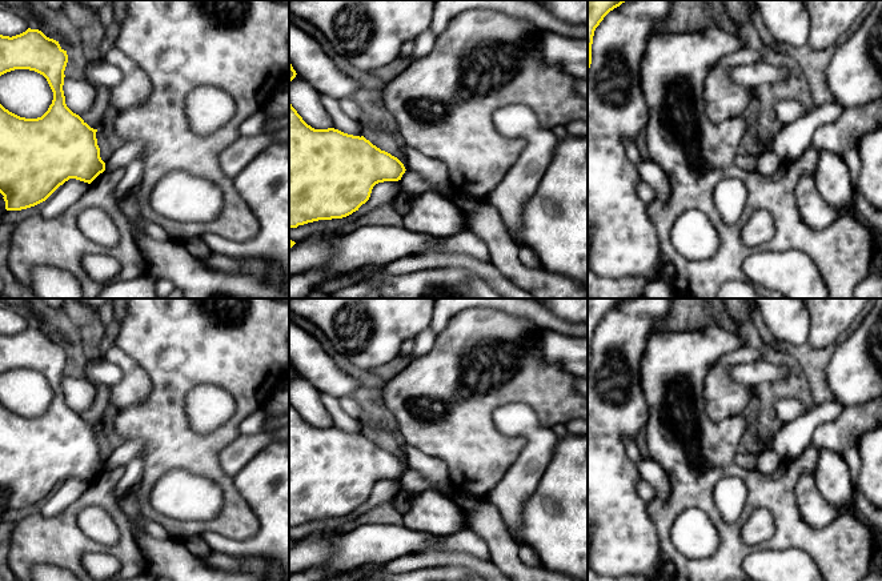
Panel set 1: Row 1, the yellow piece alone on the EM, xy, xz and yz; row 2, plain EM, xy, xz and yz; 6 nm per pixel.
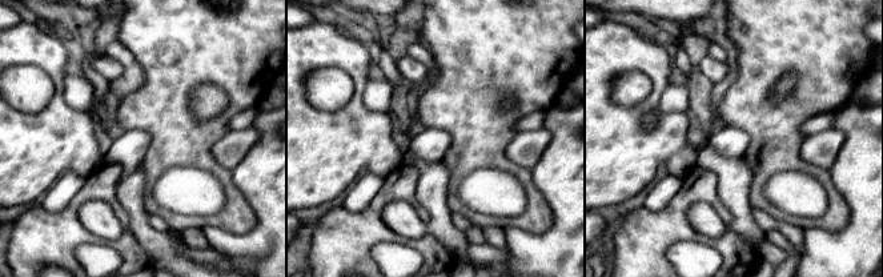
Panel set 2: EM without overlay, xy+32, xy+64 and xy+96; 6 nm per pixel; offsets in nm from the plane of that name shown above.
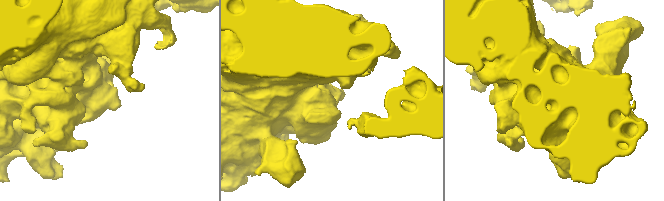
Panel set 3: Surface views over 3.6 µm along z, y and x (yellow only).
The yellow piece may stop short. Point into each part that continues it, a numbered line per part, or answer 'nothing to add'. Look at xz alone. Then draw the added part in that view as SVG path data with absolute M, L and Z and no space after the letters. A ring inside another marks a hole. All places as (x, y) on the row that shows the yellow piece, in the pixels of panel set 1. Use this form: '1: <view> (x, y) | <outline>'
nothing to add

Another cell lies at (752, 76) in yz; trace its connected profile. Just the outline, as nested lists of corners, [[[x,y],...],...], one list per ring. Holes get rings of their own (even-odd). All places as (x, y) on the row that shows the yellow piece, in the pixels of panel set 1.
[[[766,63],[741,65],[730,71],[730,77],[735,84],[751,89],[757,89],[762,84],[787,80],[789,76],[787,68]]]

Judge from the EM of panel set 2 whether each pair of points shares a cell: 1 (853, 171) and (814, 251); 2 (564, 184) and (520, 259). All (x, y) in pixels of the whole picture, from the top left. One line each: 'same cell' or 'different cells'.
1: same cell
2: same cell

